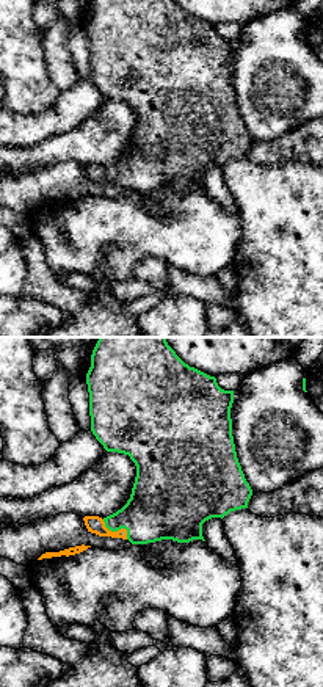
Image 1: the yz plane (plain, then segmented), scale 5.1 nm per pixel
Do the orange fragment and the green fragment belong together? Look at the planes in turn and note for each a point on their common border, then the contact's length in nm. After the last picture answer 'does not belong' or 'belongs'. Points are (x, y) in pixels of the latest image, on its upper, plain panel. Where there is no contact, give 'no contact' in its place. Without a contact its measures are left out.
contact (118, 179); length 170 nm

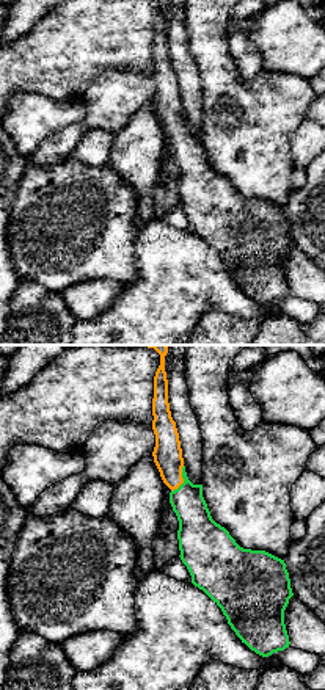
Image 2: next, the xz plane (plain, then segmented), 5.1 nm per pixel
contact (182, 129); length 150 nm

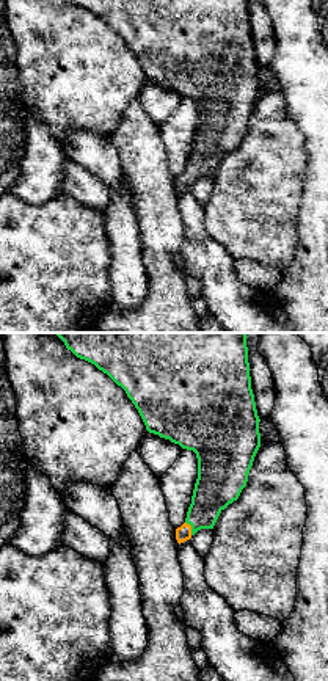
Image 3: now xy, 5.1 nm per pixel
contact (190, 176); length 80 nm

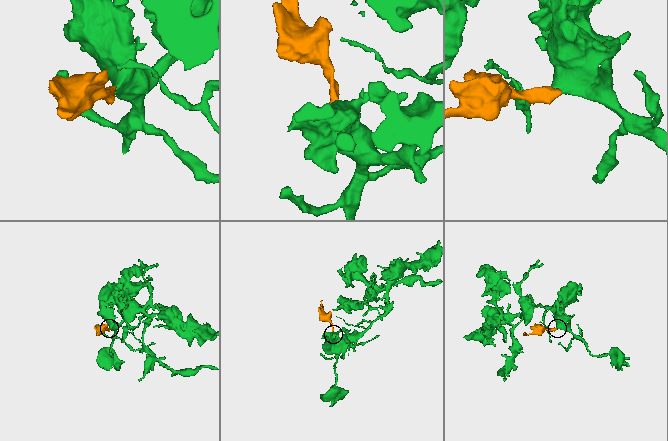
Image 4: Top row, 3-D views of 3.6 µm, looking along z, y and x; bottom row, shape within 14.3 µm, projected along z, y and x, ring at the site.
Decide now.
belongs

